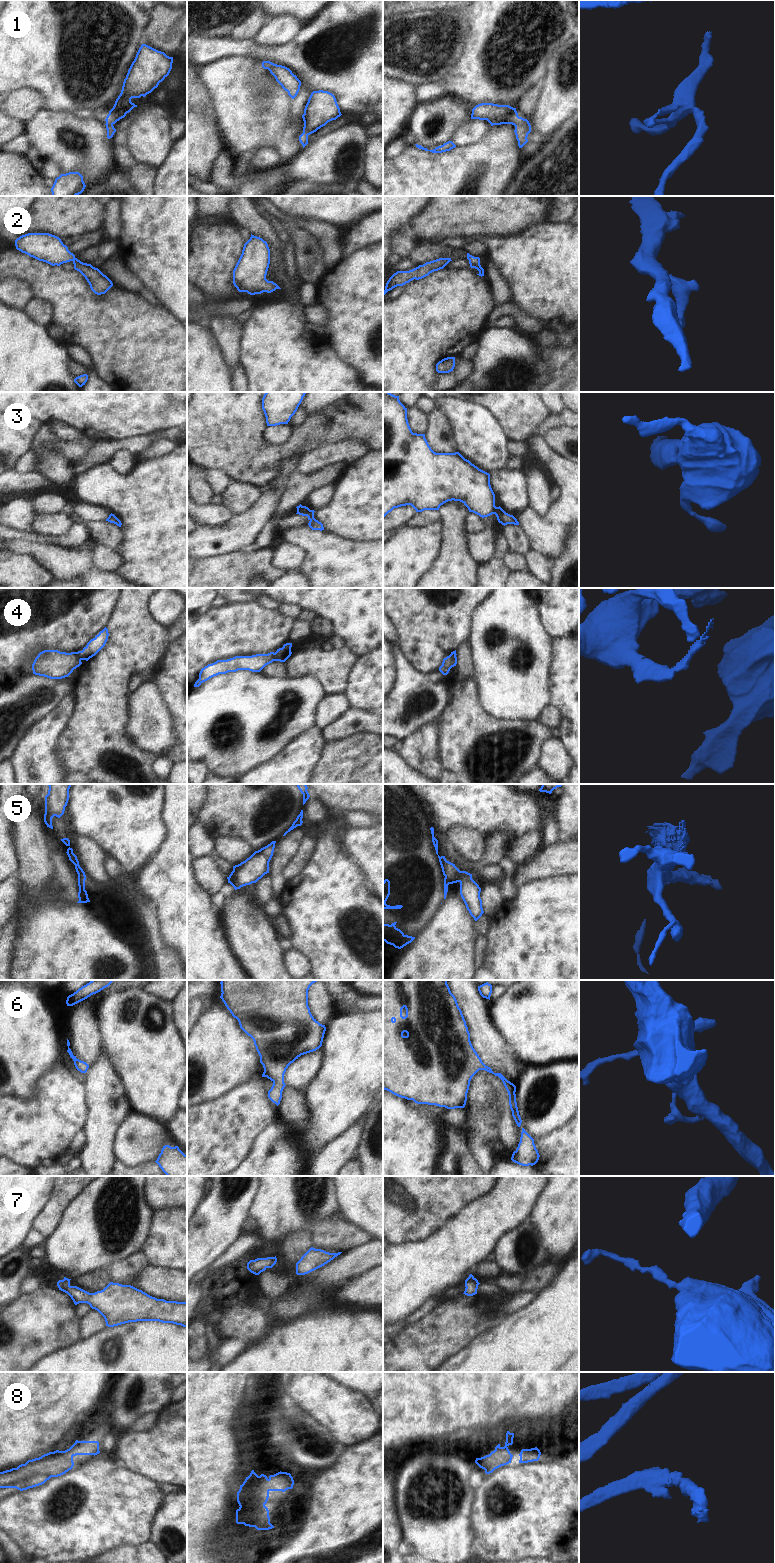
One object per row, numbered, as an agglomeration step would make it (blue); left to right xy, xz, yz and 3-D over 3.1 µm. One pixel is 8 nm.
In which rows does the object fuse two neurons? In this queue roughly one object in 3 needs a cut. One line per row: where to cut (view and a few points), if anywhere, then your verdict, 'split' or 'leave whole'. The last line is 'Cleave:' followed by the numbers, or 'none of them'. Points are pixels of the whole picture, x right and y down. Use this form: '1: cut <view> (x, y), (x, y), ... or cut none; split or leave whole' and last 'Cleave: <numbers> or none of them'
1: cut none; leave whole
2: cut none; leave whole
3: cut none; leave whole
4: cut xy (75, 652), (81, 659); split
5: cut yz (440, 857), (442, 867); split
6: cut none; leave whole
7: cut none; leave whole
8: cut none; leave whole
Cleave: 4, 5

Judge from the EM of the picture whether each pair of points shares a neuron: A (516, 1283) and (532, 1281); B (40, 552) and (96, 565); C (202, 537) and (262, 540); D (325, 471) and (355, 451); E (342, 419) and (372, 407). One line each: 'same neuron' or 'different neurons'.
A: different neurons
B: different neurons
C: different neurons
D: different neurons
E: same neuron

